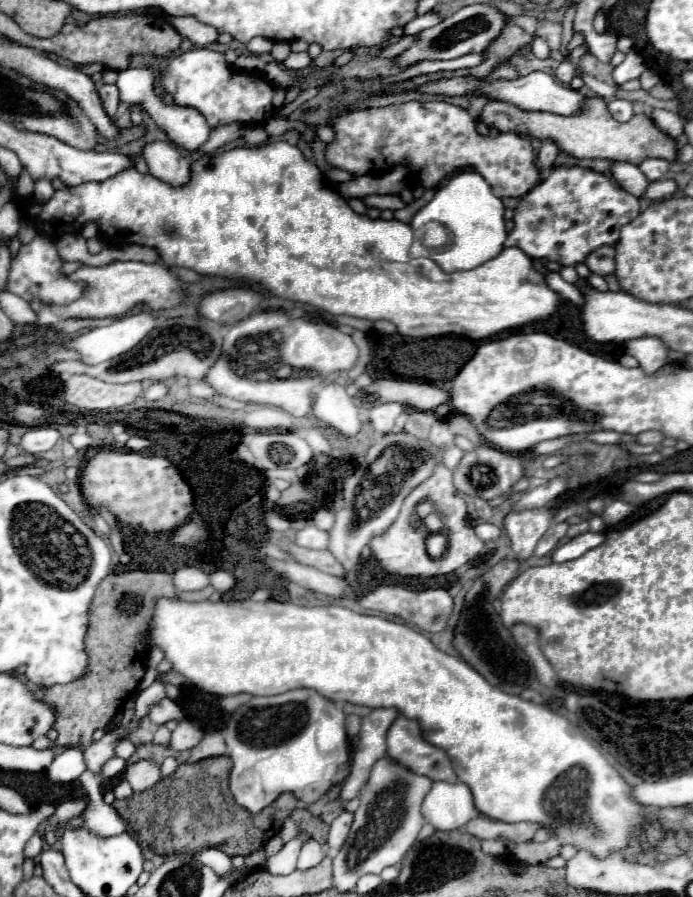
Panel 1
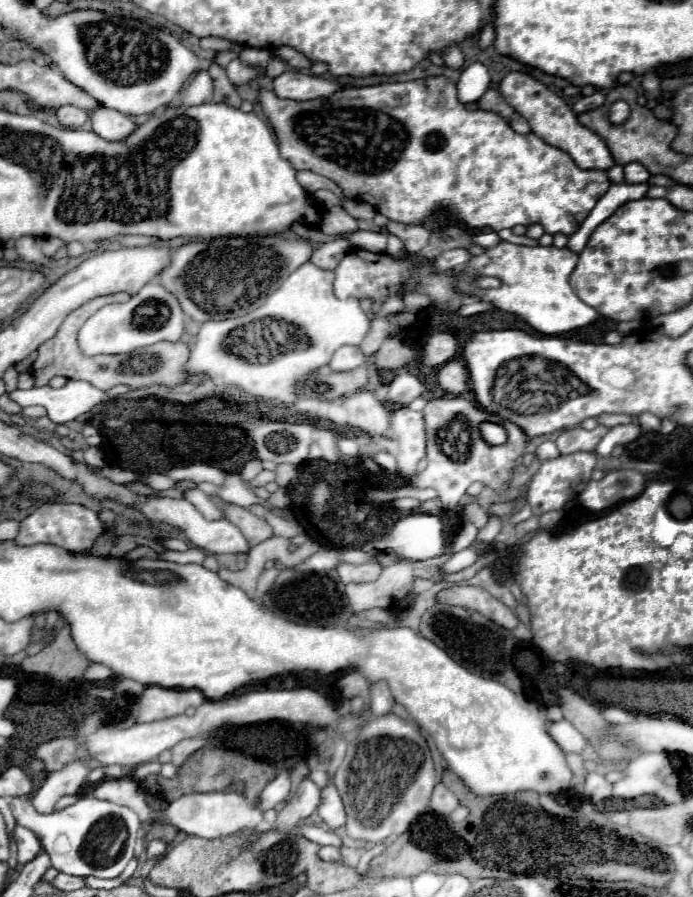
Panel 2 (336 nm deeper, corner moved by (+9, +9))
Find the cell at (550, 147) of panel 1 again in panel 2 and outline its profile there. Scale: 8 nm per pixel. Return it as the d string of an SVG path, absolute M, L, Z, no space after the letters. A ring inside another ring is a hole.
M595 91L593 95L589 97L581 97L575 105L573 105L573 111L575 113L585 113L585 111L591 111L591 109L597 109L599 105L603 105L603 93L601 91Z

